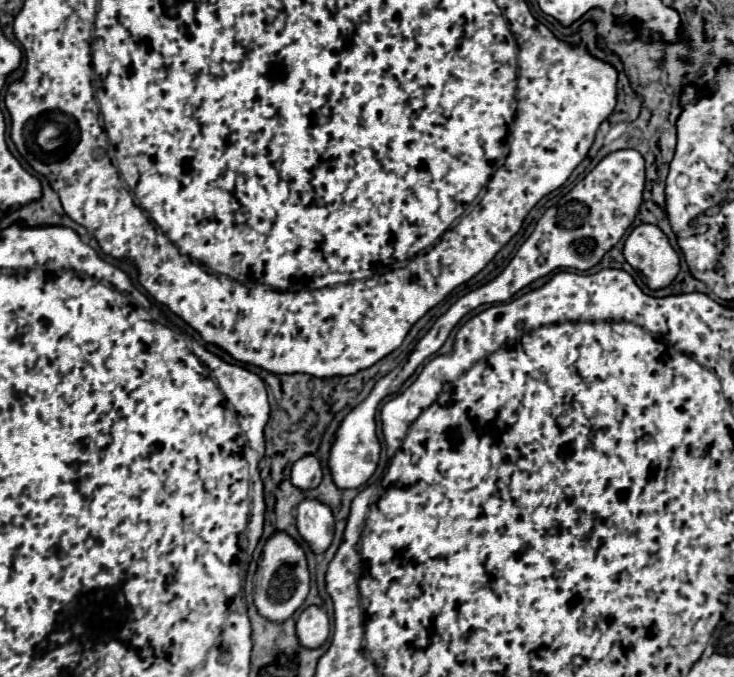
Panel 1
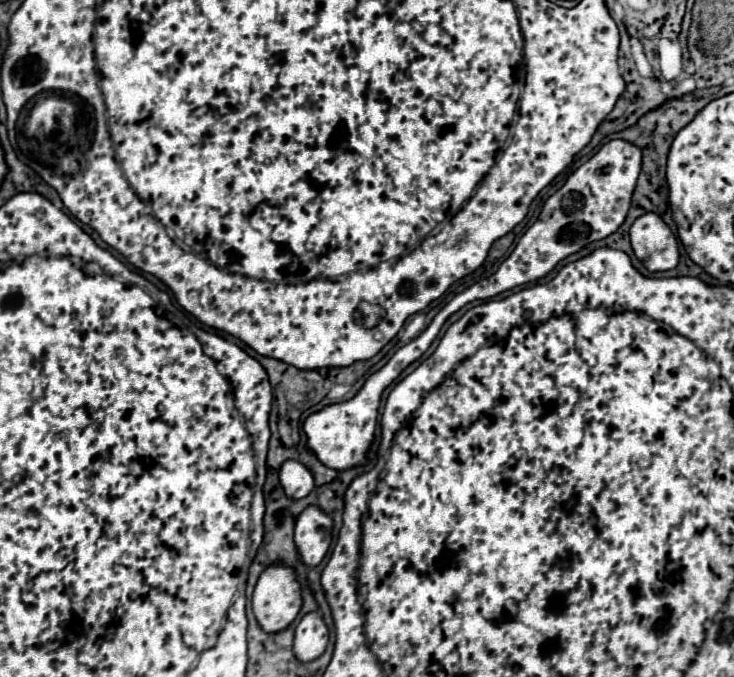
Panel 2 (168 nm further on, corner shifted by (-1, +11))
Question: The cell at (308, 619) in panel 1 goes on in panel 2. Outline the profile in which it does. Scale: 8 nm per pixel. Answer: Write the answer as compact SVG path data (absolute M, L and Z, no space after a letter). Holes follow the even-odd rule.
M306 613L296 625L294 633L294 655L300 661L312 661L324 653L328 645L328 627L320 613Z

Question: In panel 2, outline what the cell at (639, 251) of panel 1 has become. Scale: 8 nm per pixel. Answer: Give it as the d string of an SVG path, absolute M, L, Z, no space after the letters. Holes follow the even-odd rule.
M644 213L632 223L630 243L648 271L668 271L680 261L676 237L656 213Z

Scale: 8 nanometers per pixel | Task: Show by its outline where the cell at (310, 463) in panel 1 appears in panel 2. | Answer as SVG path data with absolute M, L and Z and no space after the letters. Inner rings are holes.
M286 461L280 467L280 485L288 497L300 499L300 497L306 497L314 489L314 475L304 463Z

